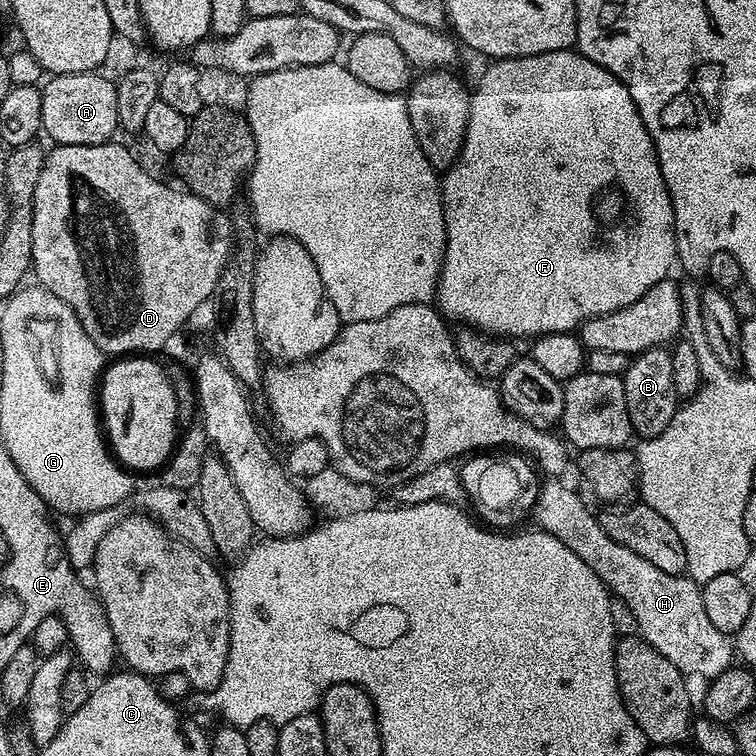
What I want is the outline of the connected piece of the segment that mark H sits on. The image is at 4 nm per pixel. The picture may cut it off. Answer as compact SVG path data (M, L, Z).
M558 478L545 479L539 485L538 497L532 509L532 517L535 524L541 531L548 532L558 538L563 545L586 562L592 570L598 574L605 584L605 587L619 600L626 604L632 614L638 628L637 633L643 637L648 644L654 646L664 657L669 658L674 666L678 666L680 672L686 676L696 674L704 676L706 680L722 673L734 662L734 646L727 633L719 631L707 617L706 606L703 605L701 587L691 577L687 575L676 576L667 574L660 570L658 566L651 565L646 558L630 550L624 543L615 542L610 534L603 530L599 517L582 498L581 493L573 490Z

